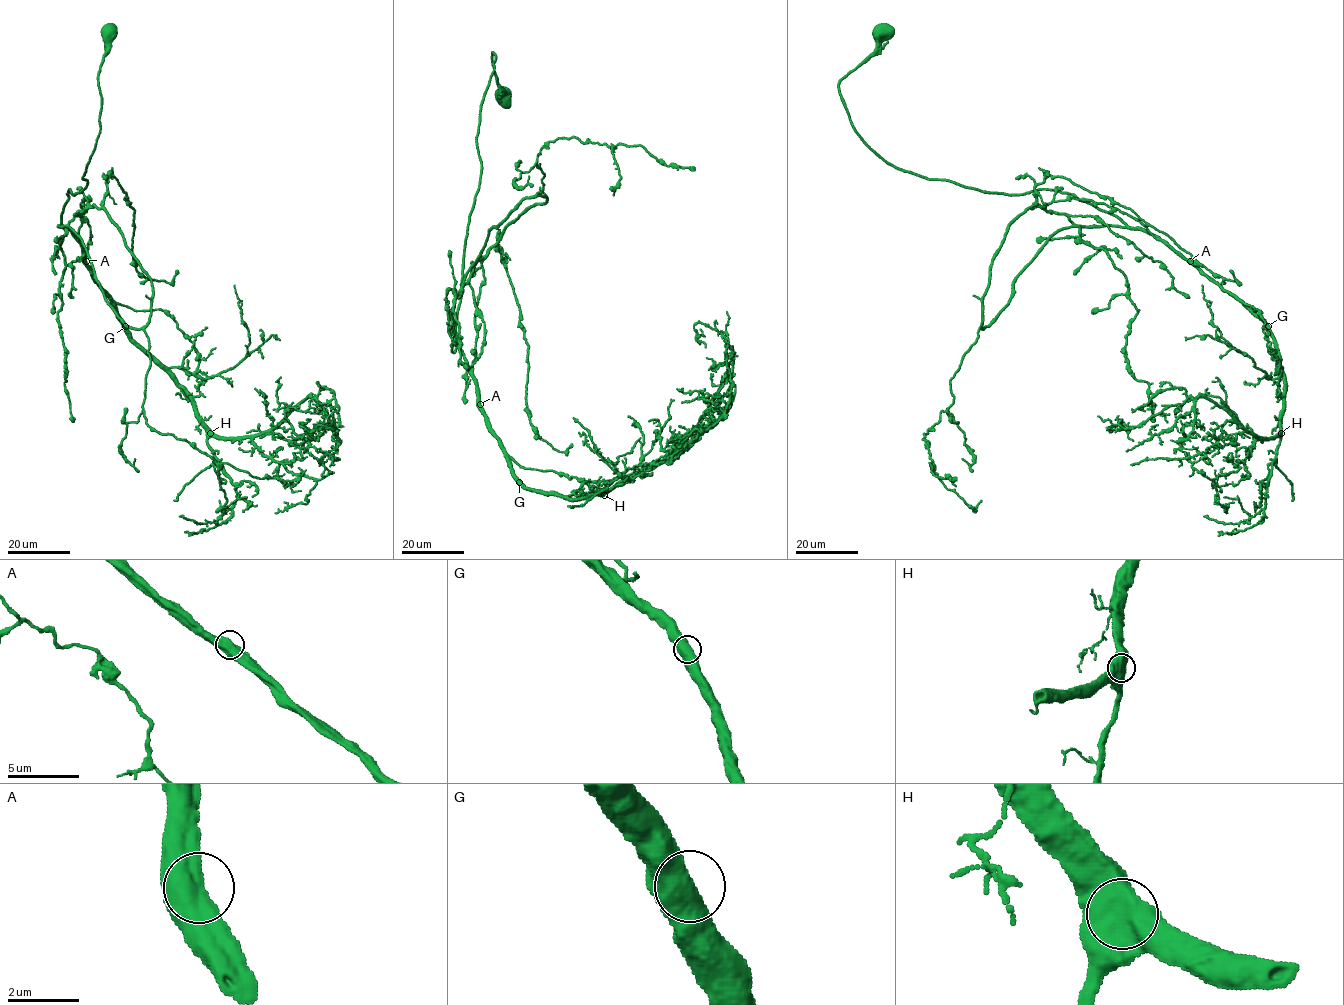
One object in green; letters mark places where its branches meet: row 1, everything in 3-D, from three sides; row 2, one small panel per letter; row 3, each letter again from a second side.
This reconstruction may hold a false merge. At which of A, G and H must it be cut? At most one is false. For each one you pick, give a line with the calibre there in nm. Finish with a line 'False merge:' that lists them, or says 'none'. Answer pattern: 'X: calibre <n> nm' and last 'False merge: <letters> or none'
False merge: none

